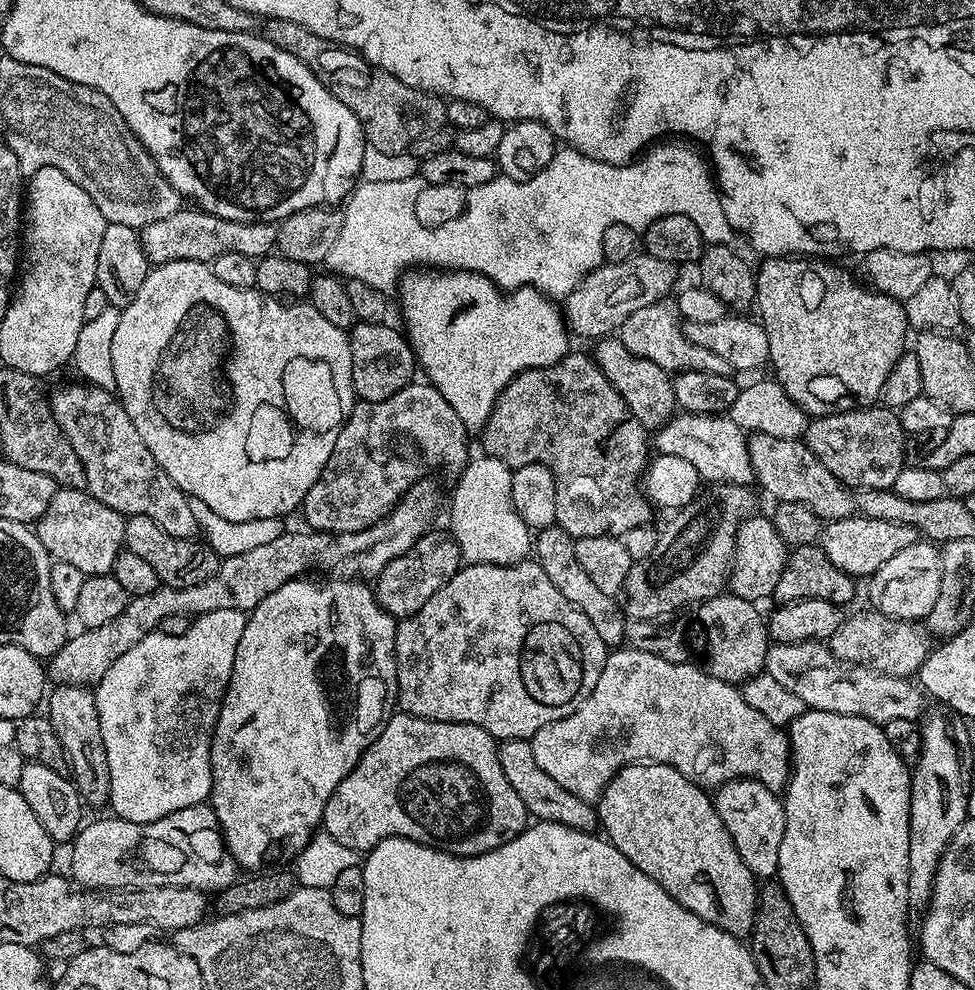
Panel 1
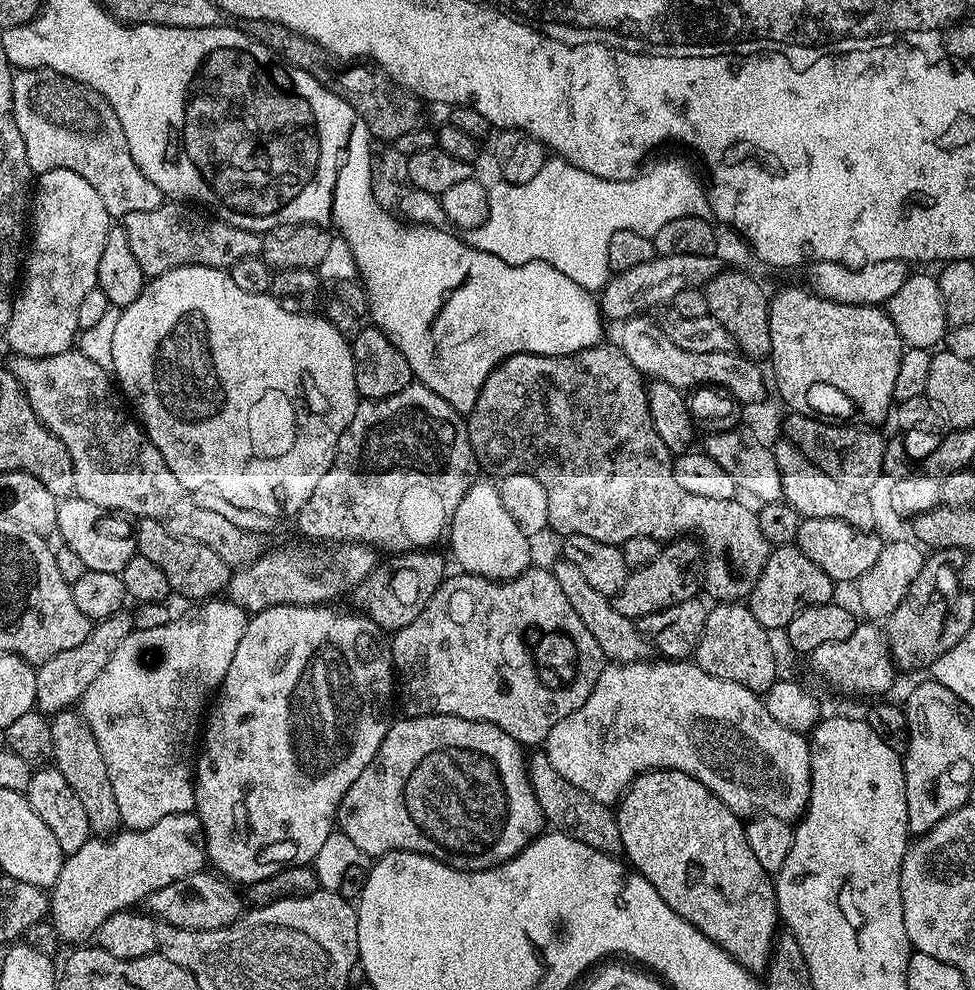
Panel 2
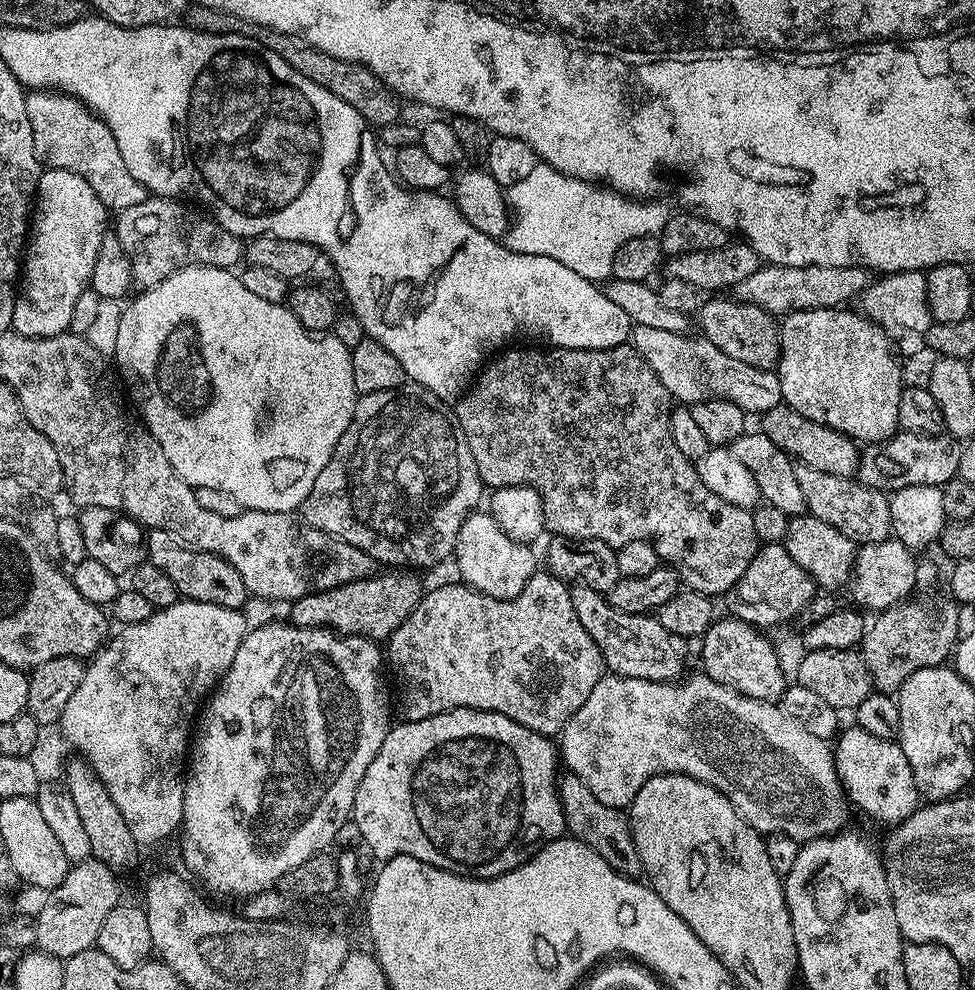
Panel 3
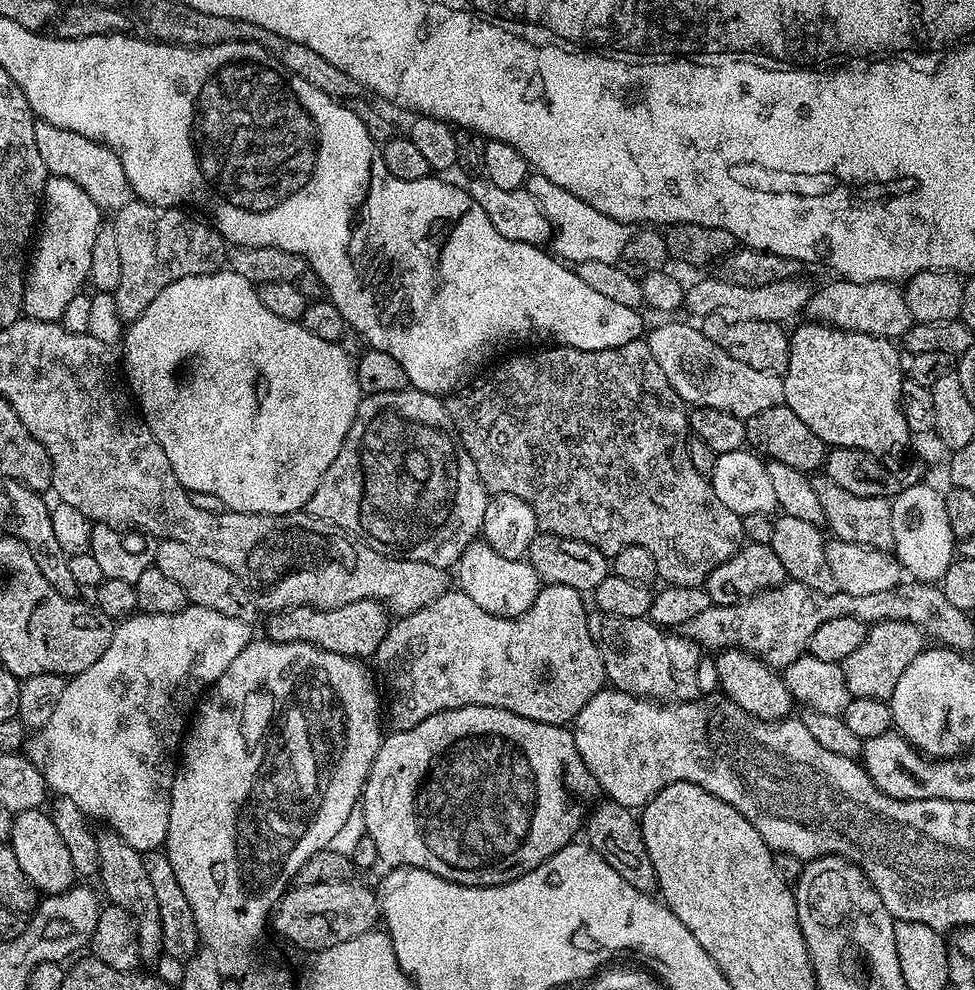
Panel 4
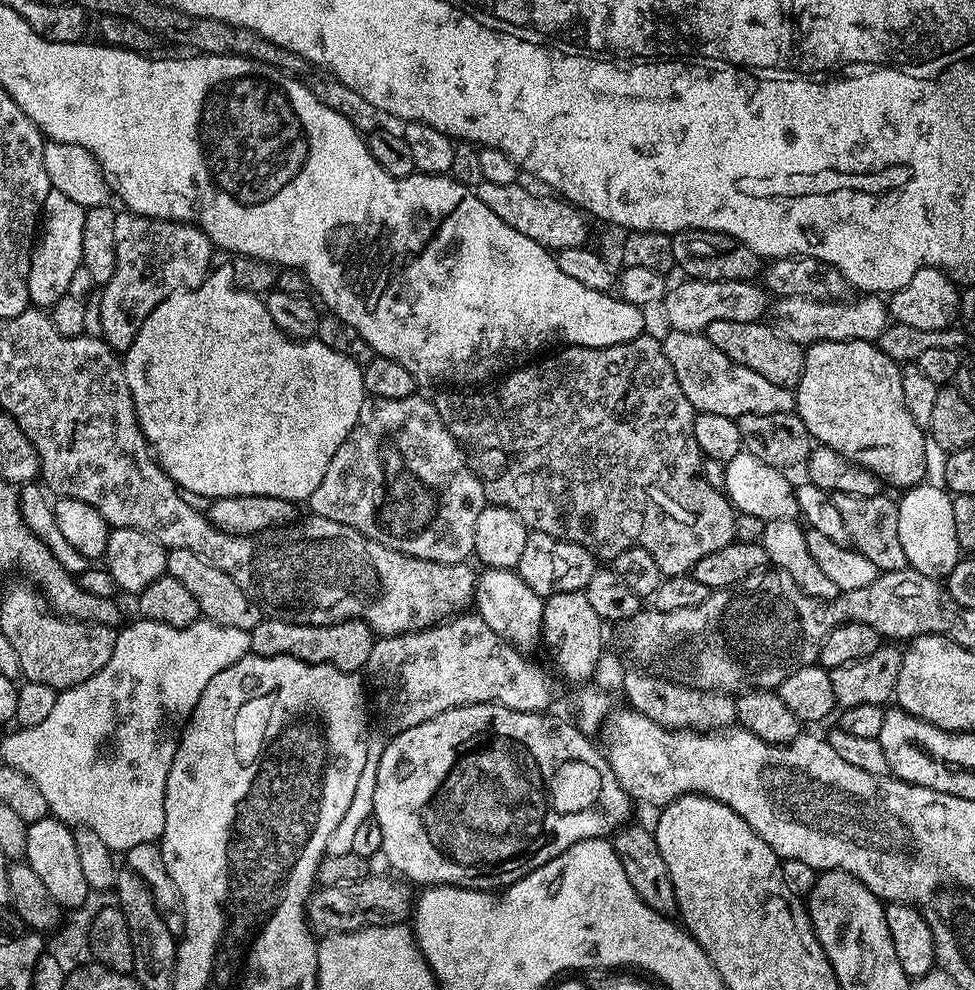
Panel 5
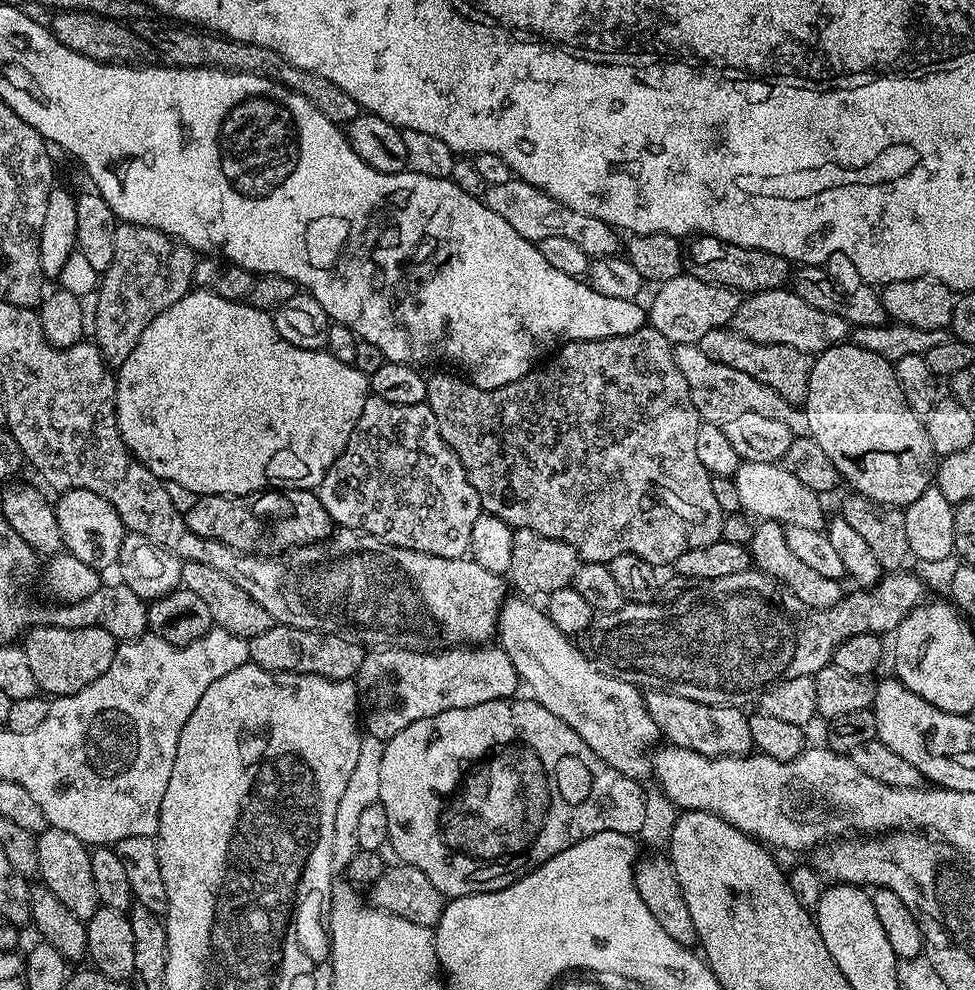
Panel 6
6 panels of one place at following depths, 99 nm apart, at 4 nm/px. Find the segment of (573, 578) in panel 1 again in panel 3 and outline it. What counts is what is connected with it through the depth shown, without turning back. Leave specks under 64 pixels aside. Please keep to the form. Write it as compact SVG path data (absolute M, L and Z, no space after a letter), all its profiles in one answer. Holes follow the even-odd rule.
M579 582L573 583L571 589L574 614L578 614L578 622L586 626L586 634L594 638L598 650L604 655L604 667L611 675L663 684L679 681L685 675L686 641L682 636L670 634L655 615L622 614L608 605L605 593Z

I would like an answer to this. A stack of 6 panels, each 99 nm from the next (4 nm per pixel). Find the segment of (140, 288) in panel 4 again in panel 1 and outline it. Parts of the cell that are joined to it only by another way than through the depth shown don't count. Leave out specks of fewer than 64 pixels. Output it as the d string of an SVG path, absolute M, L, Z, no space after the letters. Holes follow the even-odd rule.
M184 206L167 218L150 222L145 228L139 229L139 234L149 265L155 266L179 260L208 264L218 258L218 254L246 254L253 258L267 256L276 248L276 230L275 223L238 222L230 218L218 218L214 213L196 206Z

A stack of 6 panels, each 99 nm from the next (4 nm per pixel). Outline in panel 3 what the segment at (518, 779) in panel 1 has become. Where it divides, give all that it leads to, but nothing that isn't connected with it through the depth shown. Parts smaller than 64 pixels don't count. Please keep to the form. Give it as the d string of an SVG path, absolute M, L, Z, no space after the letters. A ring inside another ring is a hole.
M561 775L558 780L558 791L565 829L575 839L590 846L598 854L602 854L605 862L618 874L639 877L644 867L638 858L638 846L634 846L627 815L619 808L606 806L606 802L598 802L598 798L590 794L590 786L586 786L586 782L582 782L582 778L577 776Z

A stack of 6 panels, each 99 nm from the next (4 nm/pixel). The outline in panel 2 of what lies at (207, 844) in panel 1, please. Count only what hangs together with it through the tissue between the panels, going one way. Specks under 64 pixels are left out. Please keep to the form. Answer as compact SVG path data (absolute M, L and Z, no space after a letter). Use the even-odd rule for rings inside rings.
M195 811L170 814L146 830L120 830L107 838L90 838L82 850L65 855L62 870L50 889L50 922L56 927L61 941L91 941L98 926L102 926L110 914L131 909L139 905L136 904L139 900L140 903L147 901L154 890L162 890L162 886L170 886L170 882L178 882L178 878L186 878L201 871L205 864L204 827L200 825L200 818Z

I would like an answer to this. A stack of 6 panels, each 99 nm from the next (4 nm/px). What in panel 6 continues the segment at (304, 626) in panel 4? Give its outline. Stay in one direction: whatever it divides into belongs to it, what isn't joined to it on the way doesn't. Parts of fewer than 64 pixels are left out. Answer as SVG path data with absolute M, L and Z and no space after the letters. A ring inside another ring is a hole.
M273 623L270 630L248 641L248 658L262 670L314 674L331 680L352 680L362 666L365 645L334 632L315 632Z

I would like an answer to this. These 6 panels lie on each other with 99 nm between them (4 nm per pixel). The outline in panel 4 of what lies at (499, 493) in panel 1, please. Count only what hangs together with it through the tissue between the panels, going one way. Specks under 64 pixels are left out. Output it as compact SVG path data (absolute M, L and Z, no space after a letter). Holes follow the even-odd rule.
M477 538L466 546L464 553L454 565L454 580L459 591L465 592L482 610L495 616L520 616L530 606L534 606L534 598L538 598L542 582L527 559L502 558L492 547Z

